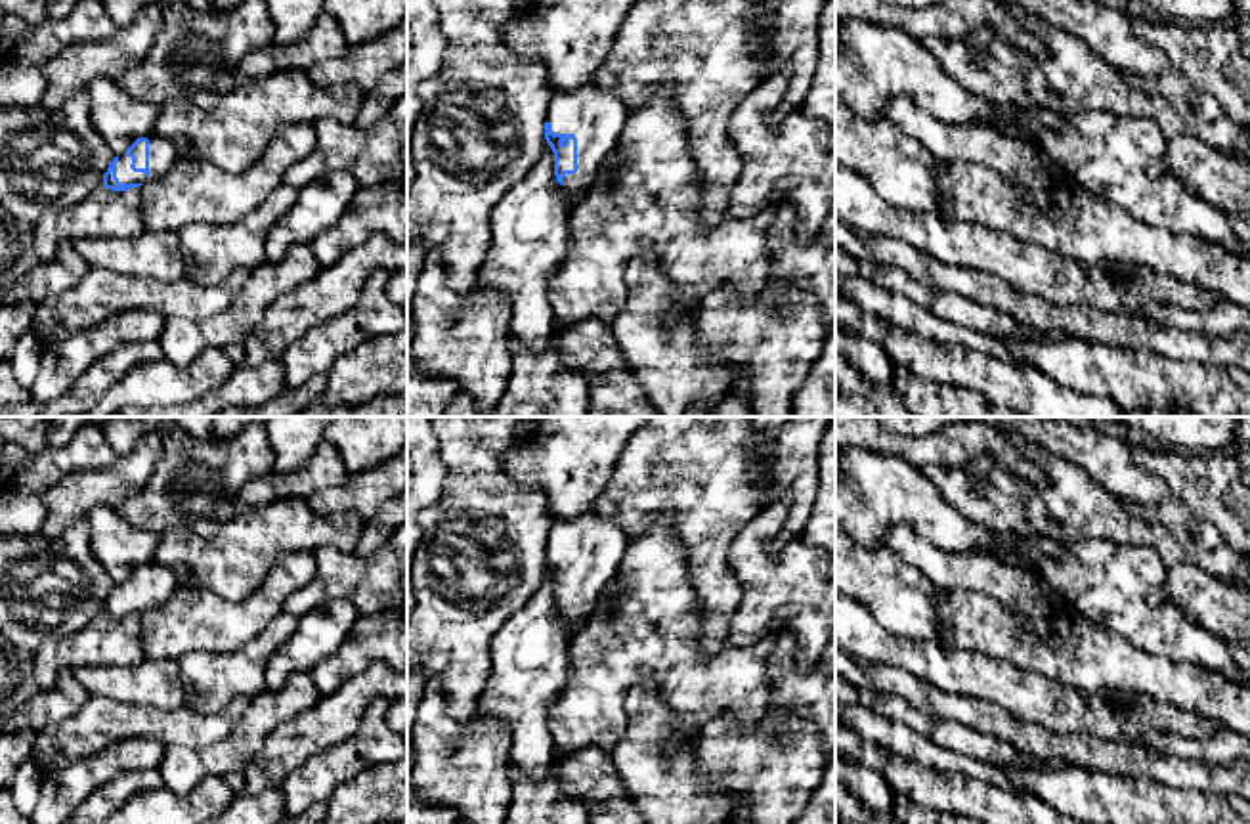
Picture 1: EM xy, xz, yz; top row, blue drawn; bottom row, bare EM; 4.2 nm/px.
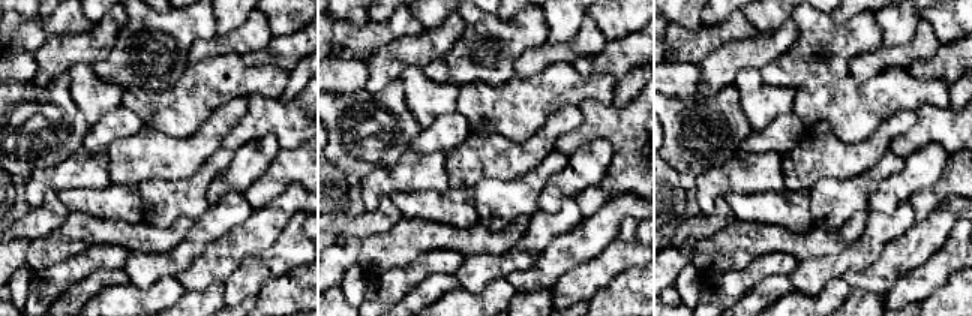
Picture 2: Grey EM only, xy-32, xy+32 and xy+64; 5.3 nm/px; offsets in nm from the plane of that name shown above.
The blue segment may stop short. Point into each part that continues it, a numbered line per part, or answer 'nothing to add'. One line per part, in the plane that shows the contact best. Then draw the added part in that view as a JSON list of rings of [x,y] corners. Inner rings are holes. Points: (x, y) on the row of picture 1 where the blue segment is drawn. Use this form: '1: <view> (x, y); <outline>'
1: xz (595, 113); [[[589,80],[575,92],[552,92],[547,122],[554,134],[577,138],[577,172],[566,174],[562,189],[570,208],[591,187],[600,161],[612,151],[627,120],[623,99],[606,84]]]

